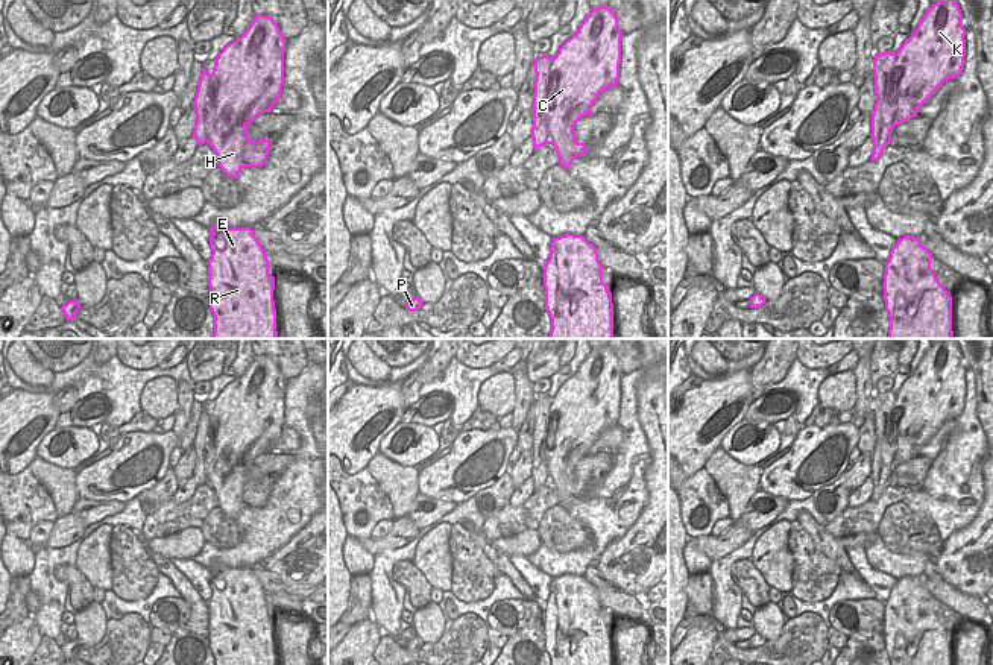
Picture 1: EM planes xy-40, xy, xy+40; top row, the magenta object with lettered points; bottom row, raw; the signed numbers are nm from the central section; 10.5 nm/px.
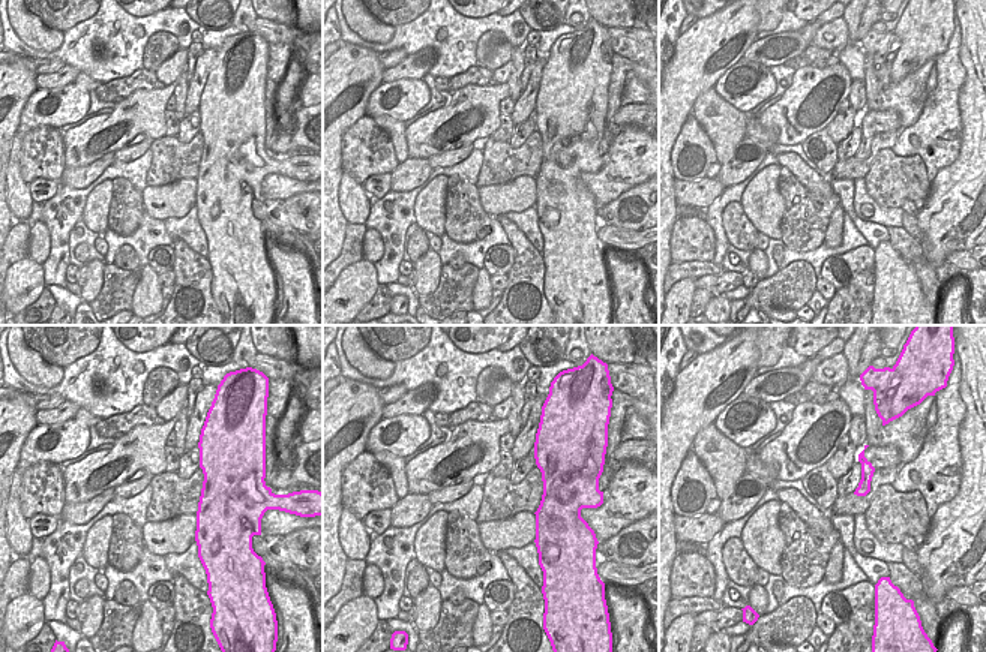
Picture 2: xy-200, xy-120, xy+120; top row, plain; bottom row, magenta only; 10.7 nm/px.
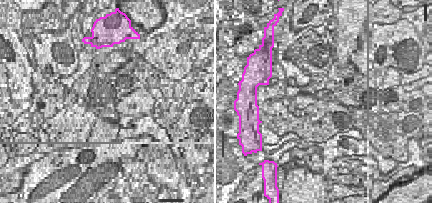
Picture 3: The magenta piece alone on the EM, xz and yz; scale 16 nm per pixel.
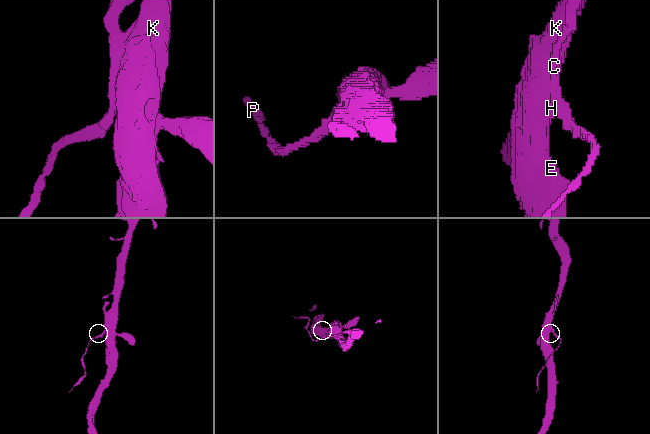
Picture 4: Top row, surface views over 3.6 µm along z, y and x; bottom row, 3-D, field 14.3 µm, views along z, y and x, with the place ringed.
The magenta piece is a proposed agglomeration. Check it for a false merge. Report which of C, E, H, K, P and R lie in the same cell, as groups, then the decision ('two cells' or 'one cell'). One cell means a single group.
groups C E H K R / P; two cells

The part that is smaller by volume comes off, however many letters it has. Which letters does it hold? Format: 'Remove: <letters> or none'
Remove: P

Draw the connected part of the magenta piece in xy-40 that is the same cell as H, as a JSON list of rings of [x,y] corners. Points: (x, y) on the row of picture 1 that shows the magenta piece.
[[[255,15],[247,30],[226,44],[214,59],[210,109],[216,112],[208,124],[208,144],[217,165],[237,179],[244,167],[267,162],[270,140],[252,141],[247,126],[270,112],[284,85],[285,38],[276,21]]]

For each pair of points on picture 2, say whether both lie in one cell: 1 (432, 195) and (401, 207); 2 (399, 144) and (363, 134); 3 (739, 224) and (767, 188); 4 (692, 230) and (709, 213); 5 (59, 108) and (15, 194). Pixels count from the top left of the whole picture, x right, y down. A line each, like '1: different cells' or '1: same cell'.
1: different cells
2: different cells
3: different cells
4: different cells
5: same cell

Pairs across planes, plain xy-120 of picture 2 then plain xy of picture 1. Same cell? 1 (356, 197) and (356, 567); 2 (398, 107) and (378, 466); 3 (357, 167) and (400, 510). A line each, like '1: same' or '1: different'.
1: same
2: different
3: different

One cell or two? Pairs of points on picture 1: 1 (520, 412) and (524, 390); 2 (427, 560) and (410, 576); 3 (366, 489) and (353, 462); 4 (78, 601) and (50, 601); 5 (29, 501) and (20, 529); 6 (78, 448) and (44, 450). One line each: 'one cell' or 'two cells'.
1: one cell
2: two cells
3: two cells
4: two cells
5: one cell
6: one cell

